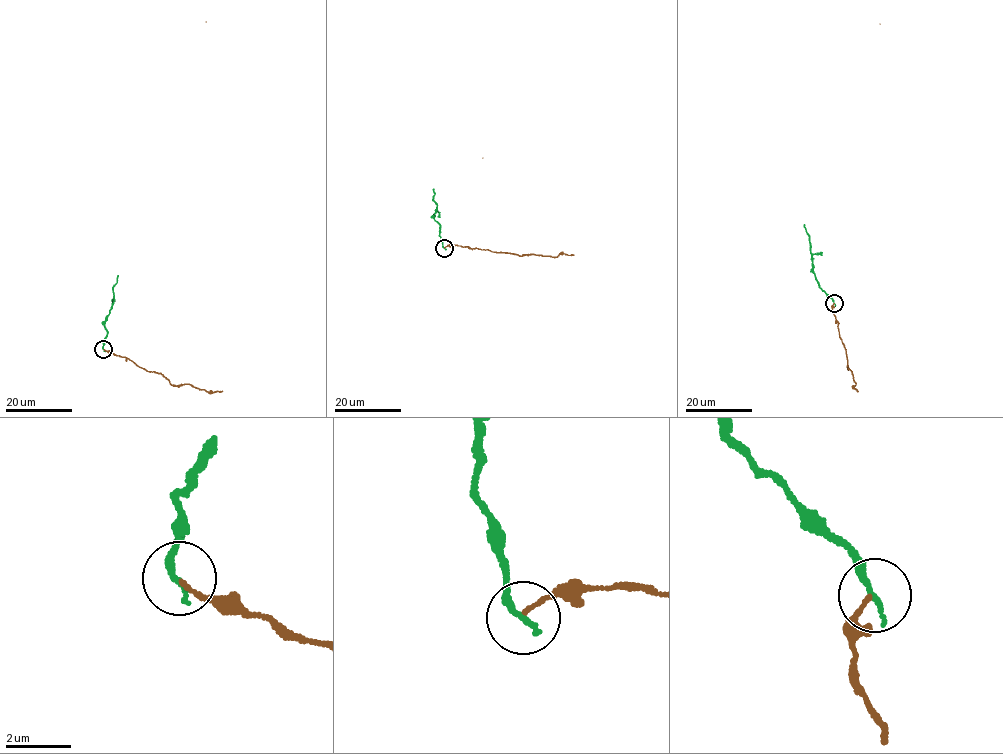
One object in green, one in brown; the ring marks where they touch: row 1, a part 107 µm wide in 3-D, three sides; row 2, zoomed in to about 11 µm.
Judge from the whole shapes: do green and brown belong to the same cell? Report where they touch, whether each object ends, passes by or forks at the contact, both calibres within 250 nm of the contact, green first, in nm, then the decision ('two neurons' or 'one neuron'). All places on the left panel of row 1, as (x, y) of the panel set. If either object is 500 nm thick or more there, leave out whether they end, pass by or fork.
(103, 349) | green ends | brown ends | 240/120 nm | two neurons

